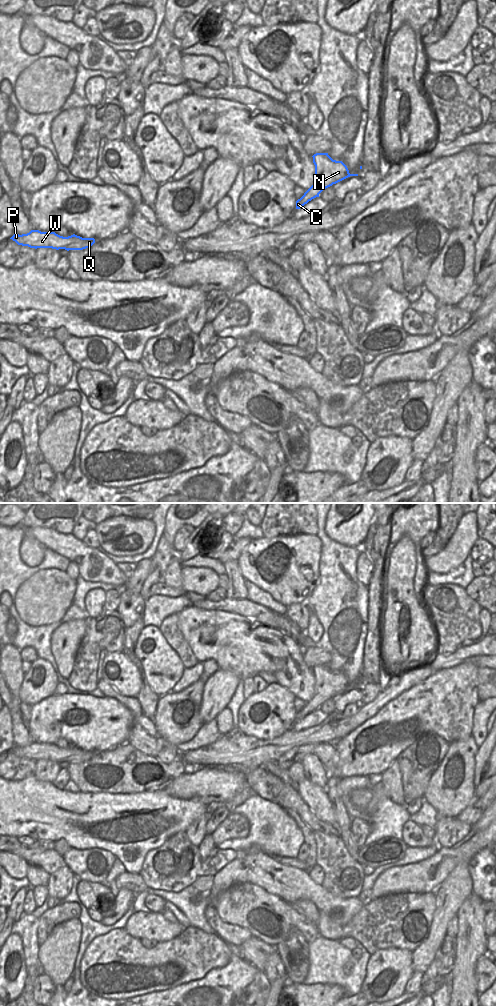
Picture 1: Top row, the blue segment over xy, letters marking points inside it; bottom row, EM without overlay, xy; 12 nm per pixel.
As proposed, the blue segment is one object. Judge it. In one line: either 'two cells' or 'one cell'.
one cell

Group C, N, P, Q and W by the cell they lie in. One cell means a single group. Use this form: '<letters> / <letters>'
C N P Q W

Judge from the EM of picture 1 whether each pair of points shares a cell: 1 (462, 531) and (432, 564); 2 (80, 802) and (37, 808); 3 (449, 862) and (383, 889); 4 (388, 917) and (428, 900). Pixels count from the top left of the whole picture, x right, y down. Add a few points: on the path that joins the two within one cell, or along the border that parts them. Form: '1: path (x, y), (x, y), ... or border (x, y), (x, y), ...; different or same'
1: path (461, 541), (442, 560); same
2: path (69, 804), (56, 804), (52, 808), (48, 808); same
3: path (433, 864), (417, 878), (399, 879); same
4: path (398, 917), (402, 917), (410, 909), (418, 908); same

